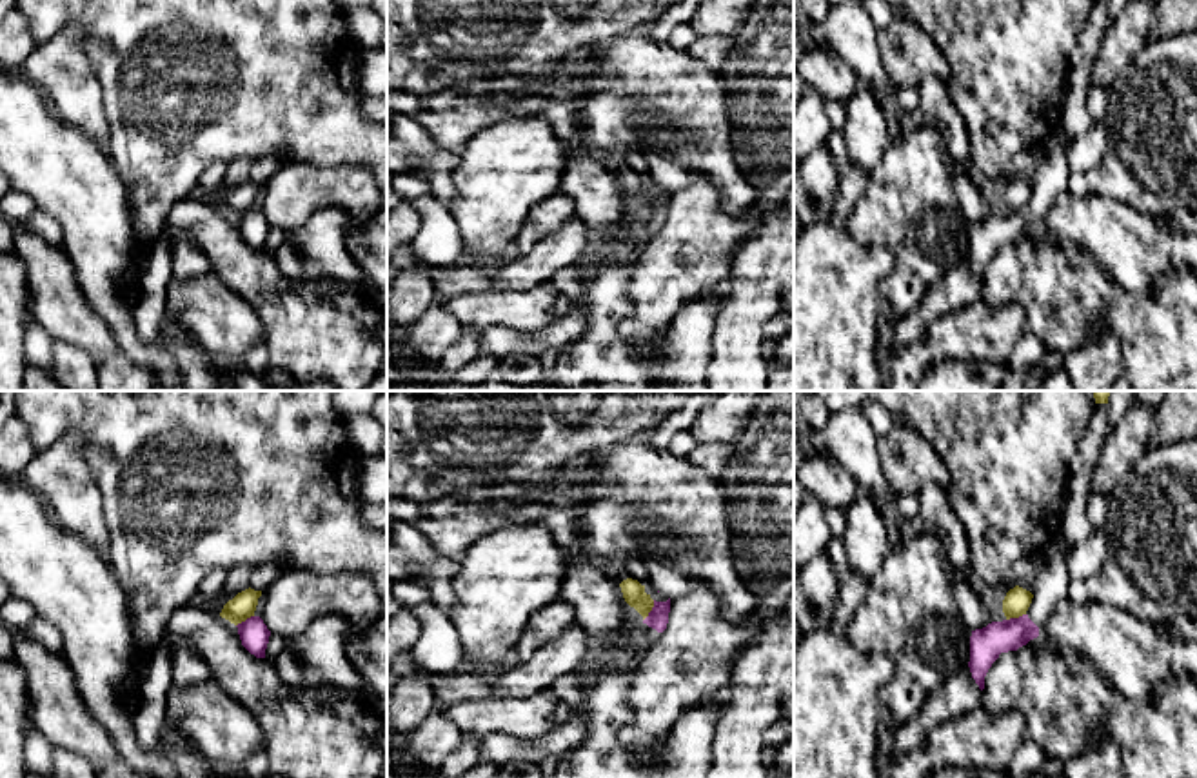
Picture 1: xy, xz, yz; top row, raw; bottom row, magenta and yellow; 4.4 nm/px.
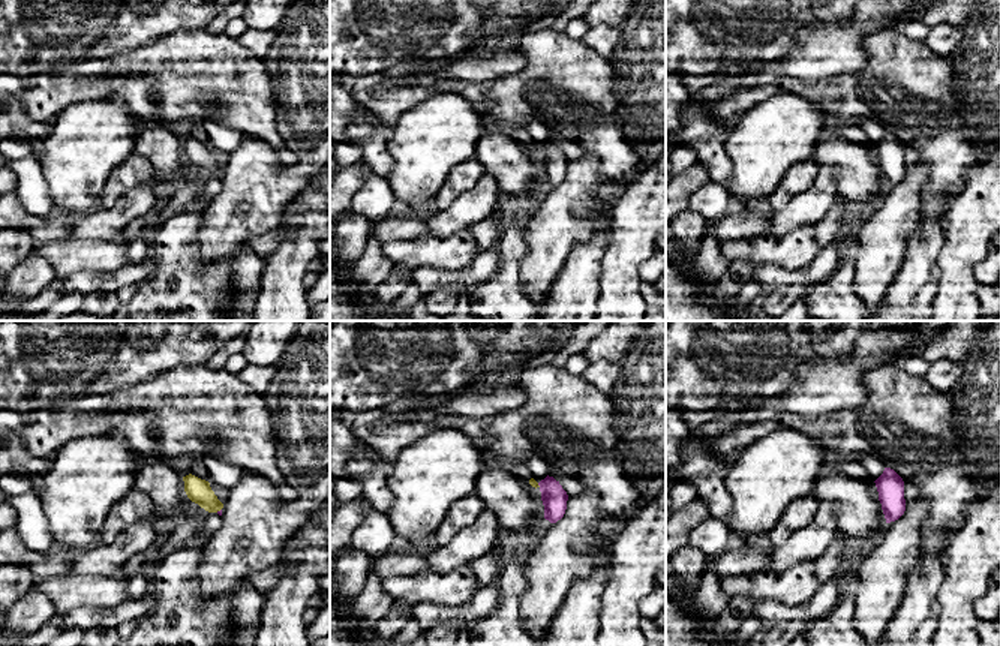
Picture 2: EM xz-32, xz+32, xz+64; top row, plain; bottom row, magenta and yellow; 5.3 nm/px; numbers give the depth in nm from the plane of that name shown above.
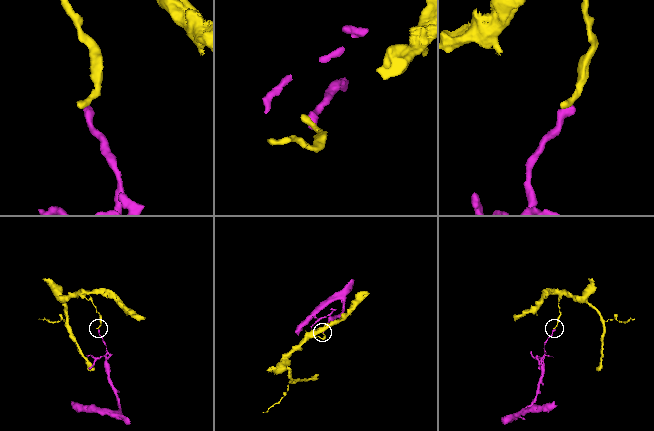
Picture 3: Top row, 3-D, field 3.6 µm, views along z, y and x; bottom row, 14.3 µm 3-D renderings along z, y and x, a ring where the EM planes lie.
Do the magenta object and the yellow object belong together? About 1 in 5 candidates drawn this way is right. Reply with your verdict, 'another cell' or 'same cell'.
another cell

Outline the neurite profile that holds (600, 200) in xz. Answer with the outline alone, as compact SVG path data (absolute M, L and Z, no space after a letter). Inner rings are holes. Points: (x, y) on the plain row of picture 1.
M570 158L559 193L576 202L576 216L587 227L603 229L608 234L639 227L643 209L625 194L619 176L592 158Z

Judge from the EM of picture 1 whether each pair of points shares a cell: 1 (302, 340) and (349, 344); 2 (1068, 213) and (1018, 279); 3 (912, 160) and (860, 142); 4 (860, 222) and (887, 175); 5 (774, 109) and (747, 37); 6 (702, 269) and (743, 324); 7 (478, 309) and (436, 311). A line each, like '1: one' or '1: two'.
1: one
2: two
3: two
4: one
5: one
6: two
7: two

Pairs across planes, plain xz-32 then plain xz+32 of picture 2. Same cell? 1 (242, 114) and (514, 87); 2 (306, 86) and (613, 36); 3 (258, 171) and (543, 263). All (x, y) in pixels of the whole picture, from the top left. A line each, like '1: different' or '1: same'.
1: same
2: different
3: same

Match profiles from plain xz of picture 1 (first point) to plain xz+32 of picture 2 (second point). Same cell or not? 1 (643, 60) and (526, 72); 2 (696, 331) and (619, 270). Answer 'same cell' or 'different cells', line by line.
1: same cell
2: different cells

